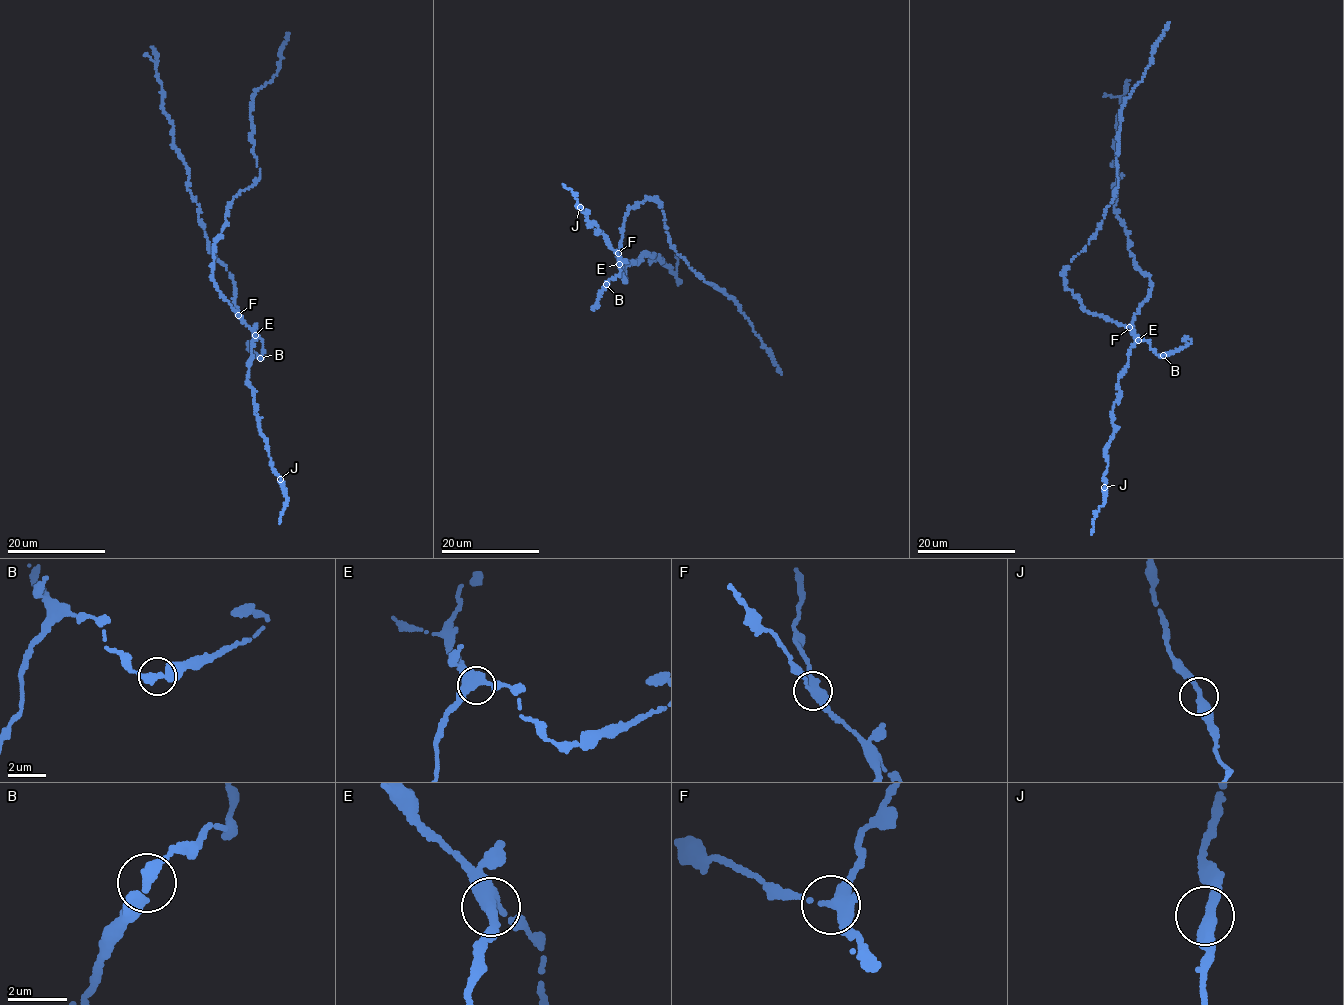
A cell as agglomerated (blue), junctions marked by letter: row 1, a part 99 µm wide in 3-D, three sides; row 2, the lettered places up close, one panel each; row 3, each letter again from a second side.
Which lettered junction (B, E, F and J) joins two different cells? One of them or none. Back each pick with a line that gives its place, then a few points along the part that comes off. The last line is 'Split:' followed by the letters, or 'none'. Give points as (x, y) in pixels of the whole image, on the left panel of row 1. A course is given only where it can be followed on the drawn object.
F: Place: (238, 315). Course of the part to remove: (238, 316), (214, 287), (214, 245), (234, 197), (259, 178), (250, 103), (278, 72), (289, 34)
Split: F

